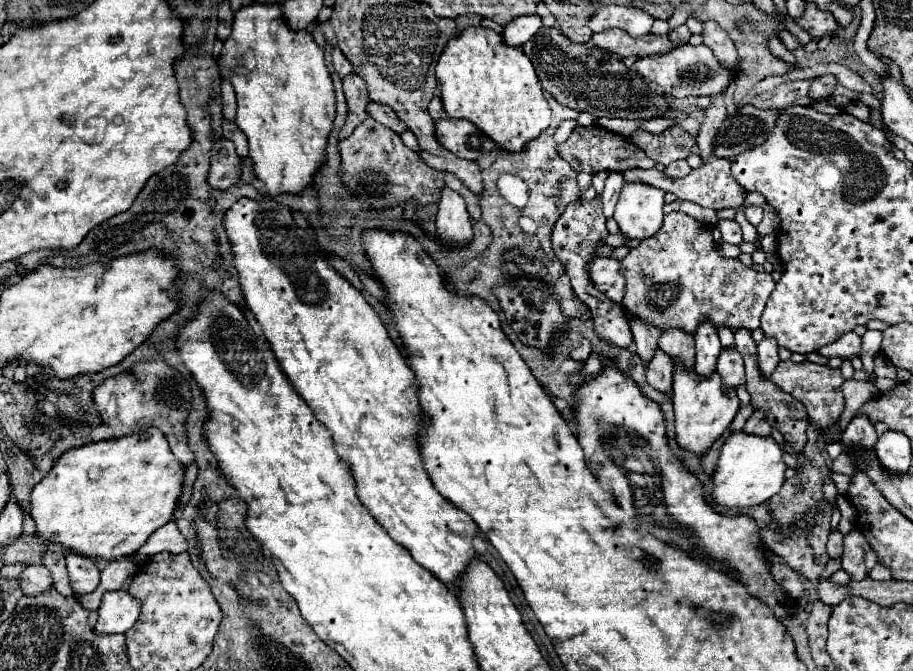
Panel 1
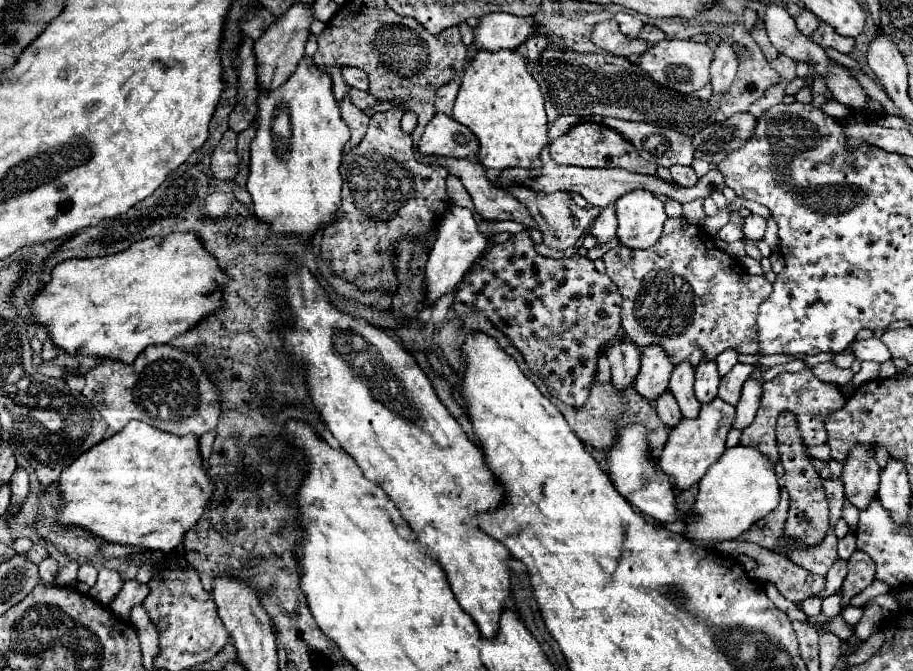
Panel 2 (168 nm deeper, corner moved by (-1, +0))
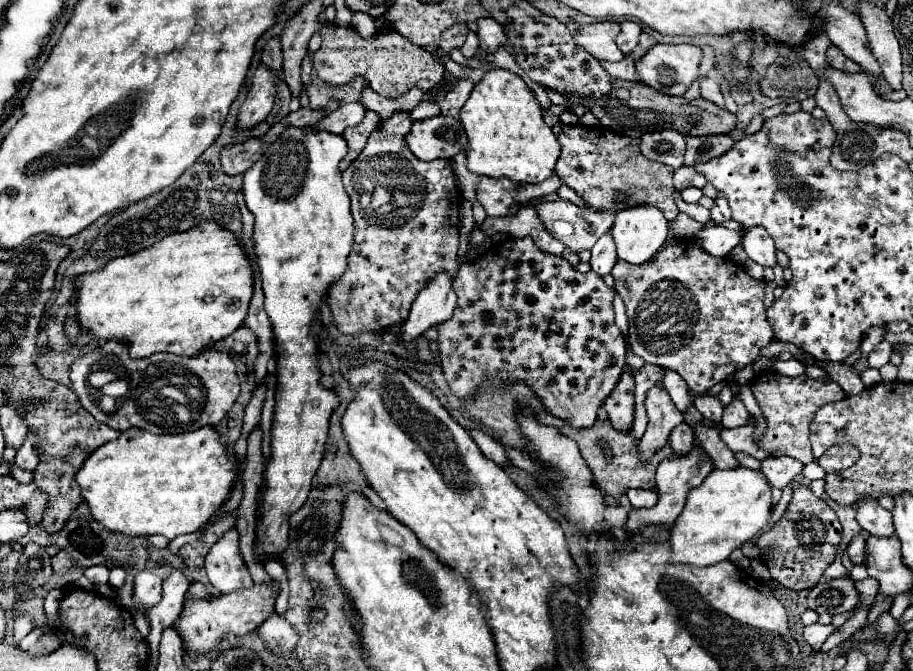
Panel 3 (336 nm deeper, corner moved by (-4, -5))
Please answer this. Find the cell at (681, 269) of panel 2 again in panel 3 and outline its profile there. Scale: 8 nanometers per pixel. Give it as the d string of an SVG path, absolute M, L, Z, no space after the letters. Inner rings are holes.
M679 240L663 246L653 260L641 266L617 260L611 274L615 278L615 290L623 298L627 310L629 342L635 354L649 364L679 372L693 392L707 392L739 368L753 364L761 358L761 348L773 340L771 326L765 320L765 284L761 280L753 280L743 266L715 258L693 242Z

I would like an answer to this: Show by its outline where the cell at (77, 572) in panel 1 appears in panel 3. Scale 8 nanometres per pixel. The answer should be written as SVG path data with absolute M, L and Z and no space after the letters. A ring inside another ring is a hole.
M91 566L85 570L85 576L89 578L91 584L107 584L109 570L105 566Z

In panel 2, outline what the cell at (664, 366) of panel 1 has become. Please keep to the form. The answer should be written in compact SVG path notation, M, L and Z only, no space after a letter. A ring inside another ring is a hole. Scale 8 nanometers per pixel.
M666 391L662 397L658 397L656 403L654 403L654 407L656 407L656 411L658 411L662 423L668 423L670 429L676 427L676 423L680 423L682 413L680 413L680 407L678 407L678 403L676 403L676 399L672 397L670 391Z

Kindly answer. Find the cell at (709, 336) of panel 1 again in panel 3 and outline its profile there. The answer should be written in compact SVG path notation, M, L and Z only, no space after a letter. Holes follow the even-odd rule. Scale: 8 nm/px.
M705 394L705 396L695 396L693 400L695 408L713 422L721 422L721 414L723 414L723 404L715 394Z

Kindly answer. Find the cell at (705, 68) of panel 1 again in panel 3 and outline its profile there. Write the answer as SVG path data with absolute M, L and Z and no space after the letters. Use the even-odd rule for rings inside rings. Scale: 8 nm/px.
M655 44L635 68L641 74L641 82L649 84L657 92L683 96L687 88L699 76L701 48L691 44Z

